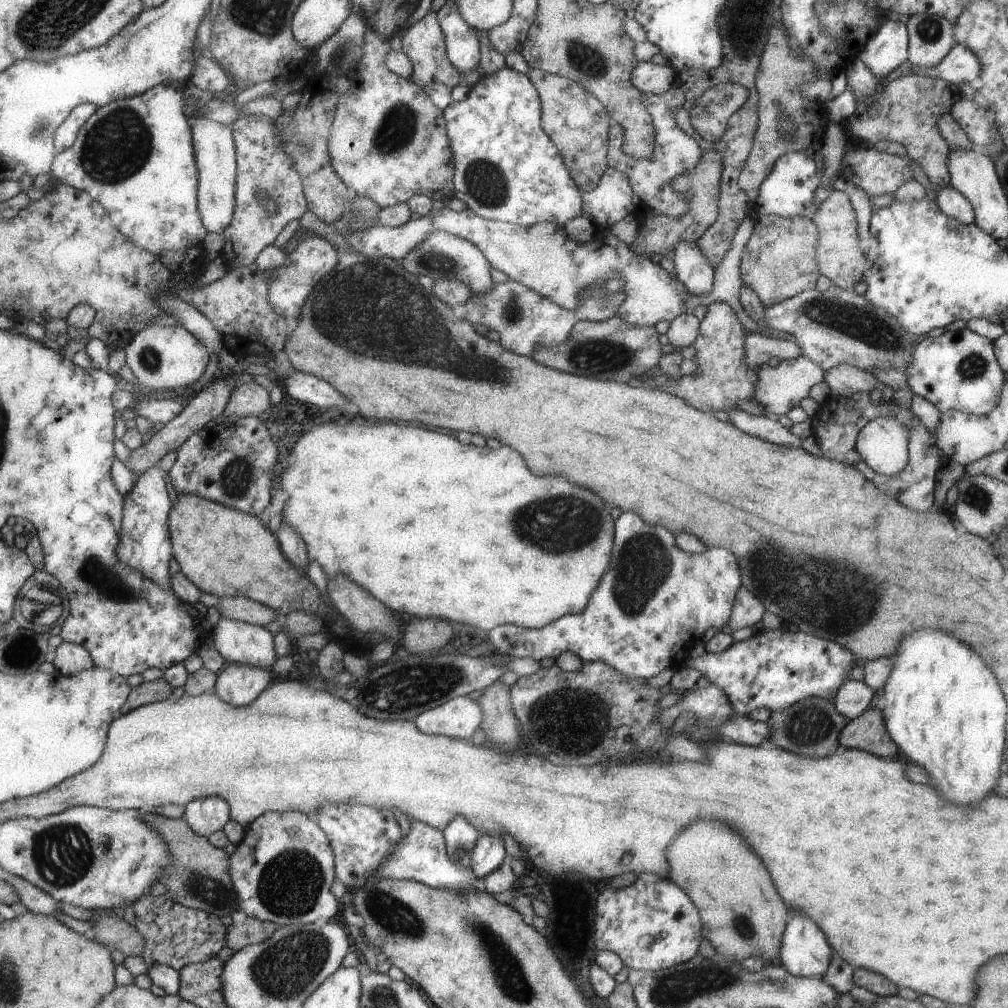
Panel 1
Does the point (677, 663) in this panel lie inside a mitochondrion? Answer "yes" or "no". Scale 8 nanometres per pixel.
no

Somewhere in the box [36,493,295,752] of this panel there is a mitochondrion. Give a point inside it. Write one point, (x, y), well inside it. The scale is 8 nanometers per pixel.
(109, 584)

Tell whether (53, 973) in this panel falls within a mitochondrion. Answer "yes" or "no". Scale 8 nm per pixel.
no

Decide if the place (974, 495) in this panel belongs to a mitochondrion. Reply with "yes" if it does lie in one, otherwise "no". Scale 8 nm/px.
yes

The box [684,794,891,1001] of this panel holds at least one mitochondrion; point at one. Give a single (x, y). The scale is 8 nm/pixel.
(744, 929)

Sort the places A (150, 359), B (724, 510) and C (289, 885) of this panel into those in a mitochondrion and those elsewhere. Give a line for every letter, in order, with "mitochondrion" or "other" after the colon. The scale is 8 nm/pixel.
A: mitochondrion
B: other
C: mitochondrion

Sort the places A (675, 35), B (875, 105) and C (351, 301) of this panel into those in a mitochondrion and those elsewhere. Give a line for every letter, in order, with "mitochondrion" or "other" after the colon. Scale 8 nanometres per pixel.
A: other
B: mitochondrion
C: mitochondrion

